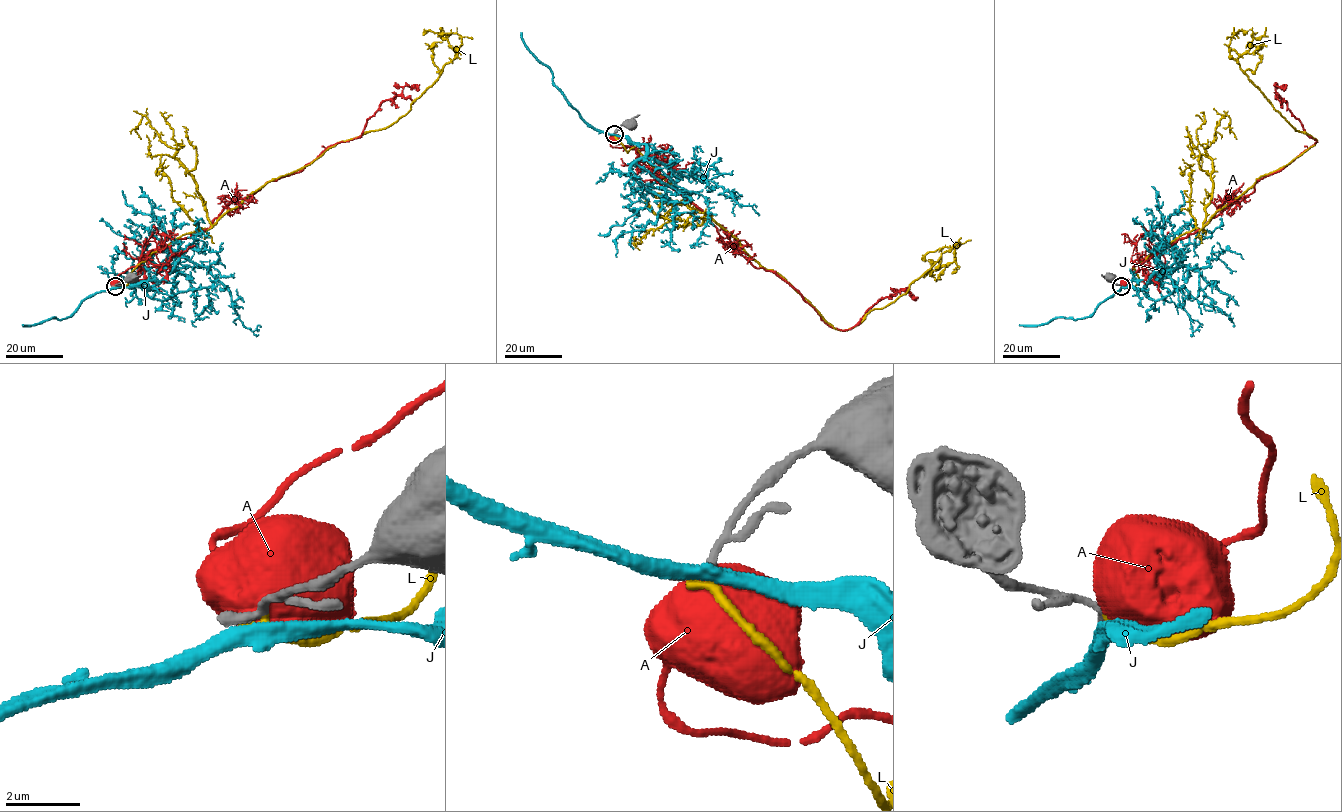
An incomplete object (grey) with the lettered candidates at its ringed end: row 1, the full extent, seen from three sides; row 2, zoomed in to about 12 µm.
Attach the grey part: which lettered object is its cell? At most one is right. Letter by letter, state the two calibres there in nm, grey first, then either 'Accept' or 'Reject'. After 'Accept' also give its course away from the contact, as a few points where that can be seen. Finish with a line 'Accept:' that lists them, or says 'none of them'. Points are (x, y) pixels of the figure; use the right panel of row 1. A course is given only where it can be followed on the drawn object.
A: Thickness 340 nm (grey) against 1050 nm. Reject
J: Thickness 340 nm (grey) against 440 nm. Reject
L: Thickness 360 nm (grey) against 280 nm. Accept. Its course: (1121, 286), (1138, 283), (1135, 265), (1200, 230), (1316, 142), (1230, 55), (1233, 33), (1247, 34)
Accept: L

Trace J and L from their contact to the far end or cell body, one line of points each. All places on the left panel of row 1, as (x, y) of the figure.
J: (114, 286), (154, 286), (181, 257), (187, 257), (204, 265), (228, 289), (244, 325), (253, 331), (259, 327)
L: (114, 286), (268, 182), (395, 122), (462, 44), (455, 33), (424, 34)

